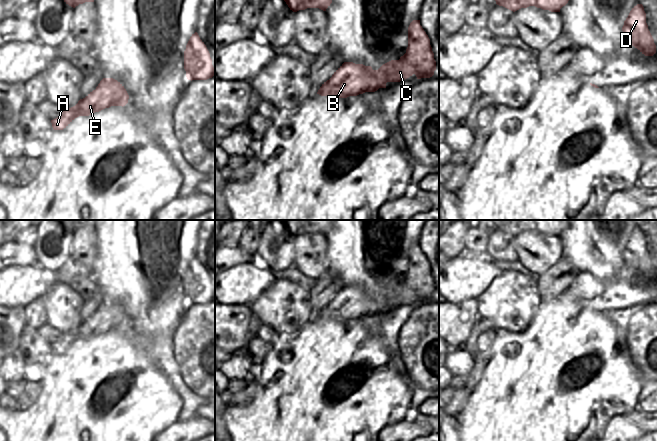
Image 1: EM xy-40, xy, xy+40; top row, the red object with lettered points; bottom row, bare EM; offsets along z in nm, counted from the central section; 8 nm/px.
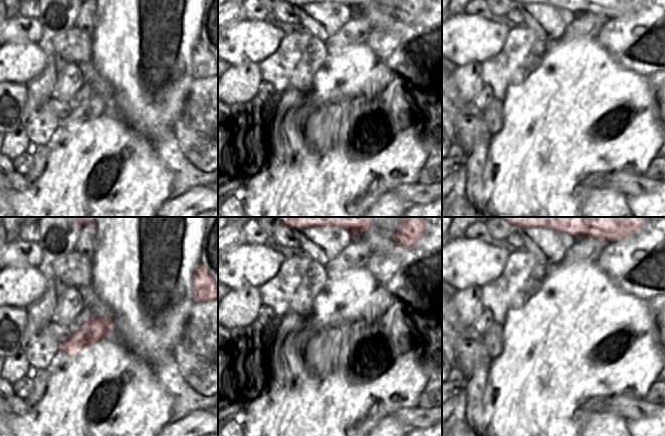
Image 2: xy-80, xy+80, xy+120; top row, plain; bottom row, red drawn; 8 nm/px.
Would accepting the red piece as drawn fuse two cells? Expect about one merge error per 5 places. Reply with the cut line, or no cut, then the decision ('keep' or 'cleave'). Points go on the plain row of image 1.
cut in xy along (378, 293), (385, 295), (388, 305); cleave

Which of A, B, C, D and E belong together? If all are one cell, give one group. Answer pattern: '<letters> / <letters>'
A B E / C D

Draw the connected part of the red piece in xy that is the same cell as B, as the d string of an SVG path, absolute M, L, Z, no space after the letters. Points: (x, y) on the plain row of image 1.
M344 286L332 301L322 308L317 318L347 322L386 312L387 306L385 294L373 294L371 290Z

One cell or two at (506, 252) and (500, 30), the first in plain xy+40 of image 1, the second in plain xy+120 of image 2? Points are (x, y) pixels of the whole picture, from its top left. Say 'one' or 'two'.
two

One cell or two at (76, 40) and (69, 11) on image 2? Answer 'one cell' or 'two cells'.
two cells

